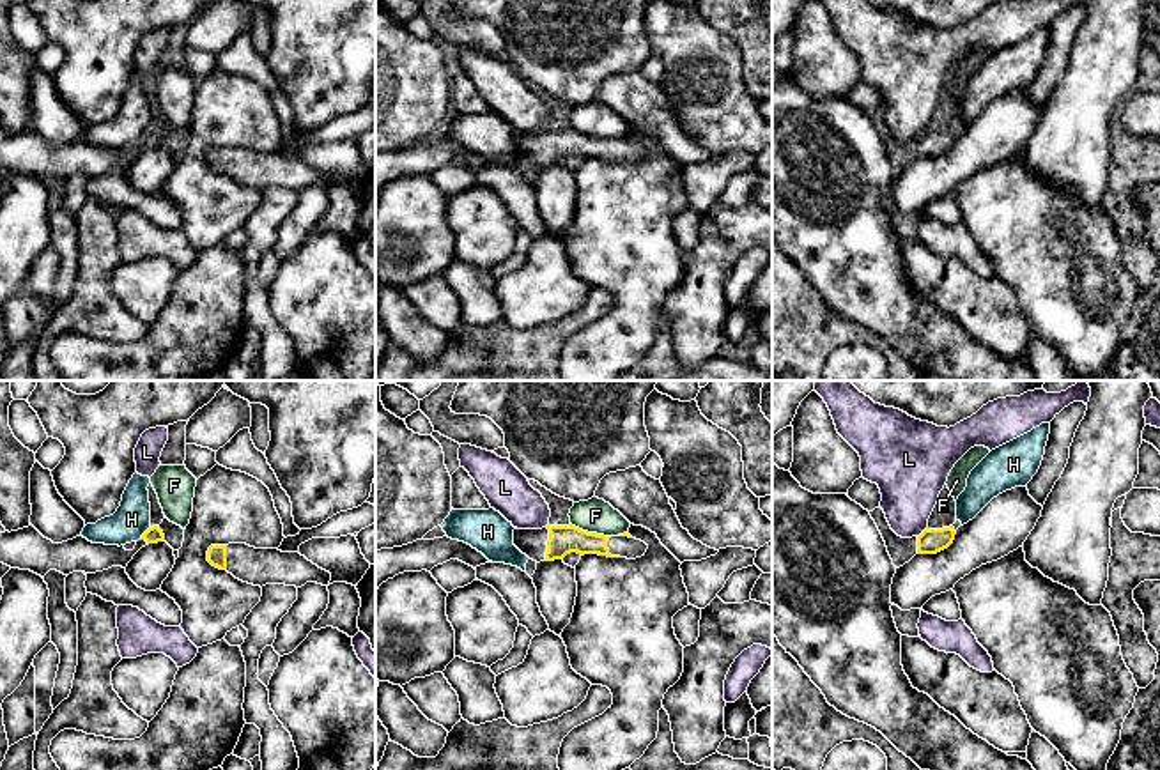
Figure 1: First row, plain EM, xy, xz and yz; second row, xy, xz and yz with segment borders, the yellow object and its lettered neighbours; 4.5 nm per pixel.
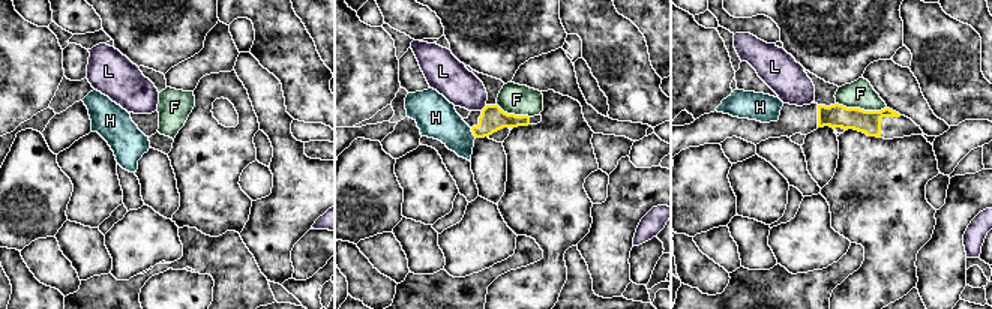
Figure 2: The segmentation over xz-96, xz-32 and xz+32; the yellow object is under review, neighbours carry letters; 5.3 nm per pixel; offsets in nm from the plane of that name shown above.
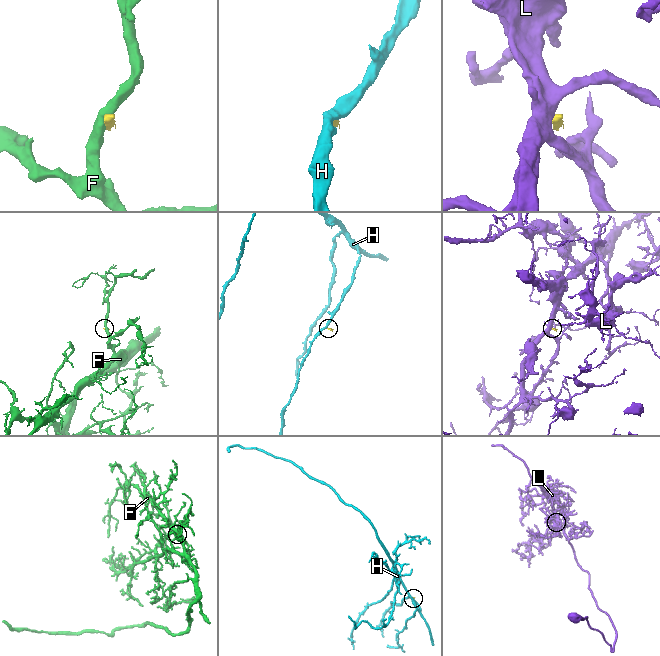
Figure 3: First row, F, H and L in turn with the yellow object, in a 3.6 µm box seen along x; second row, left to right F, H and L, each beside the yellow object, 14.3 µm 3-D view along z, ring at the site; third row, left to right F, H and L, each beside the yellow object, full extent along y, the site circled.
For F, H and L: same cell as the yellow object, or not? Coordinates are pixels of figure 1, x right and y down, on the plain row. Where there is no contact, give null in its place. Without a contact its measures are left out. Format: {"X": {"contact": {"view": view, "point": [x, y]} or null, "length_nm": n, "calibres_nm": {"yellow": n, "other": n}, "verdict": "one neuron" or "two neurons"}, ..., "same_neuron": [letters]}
{"F": {"contact": {"view": "xz", "point": [590, 137]}, "length_nm": 200, "calibres_nm": {"yellow": 130, "other": 160}, "verdict": "two neurons"}, "H": {"contact": {"view": "xy", "point": [144, 137]}, "length_nm": 80, "calibres_nm": {"yellow": 80, "other": 160}, "verdict": "two neurons"}, "L": {"contact": {"view": "yz", "point": [923, 135]}, "length_nm": 70, "calibres_nm": {"yellow": 110, "other": 300}, "verdict": "two neurons"}, "same_neuron": []}

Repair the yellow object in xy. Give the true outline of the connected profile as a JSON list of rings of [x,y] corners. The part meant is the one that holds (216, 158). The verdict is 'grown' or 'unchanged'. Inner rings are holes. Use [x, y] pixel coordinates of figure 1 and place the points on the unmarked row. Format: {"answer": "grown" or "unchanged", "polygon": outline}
{"answer": "grown", "polygon": [[[246,147],[211,149],[207,165],[232,177],[236,182],[253,188],[285,188],[301,191],[306,186],[329,189],[331,177],[308,165],[299,156],[278,152],[255,152]]]}

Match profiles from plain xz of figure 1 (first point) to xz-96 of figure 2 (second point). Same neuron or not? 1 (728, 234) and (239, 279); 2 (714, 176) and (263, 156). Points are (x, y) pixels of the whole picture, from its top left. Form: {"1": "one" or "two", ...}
{"1": "two", "2": "one"}

